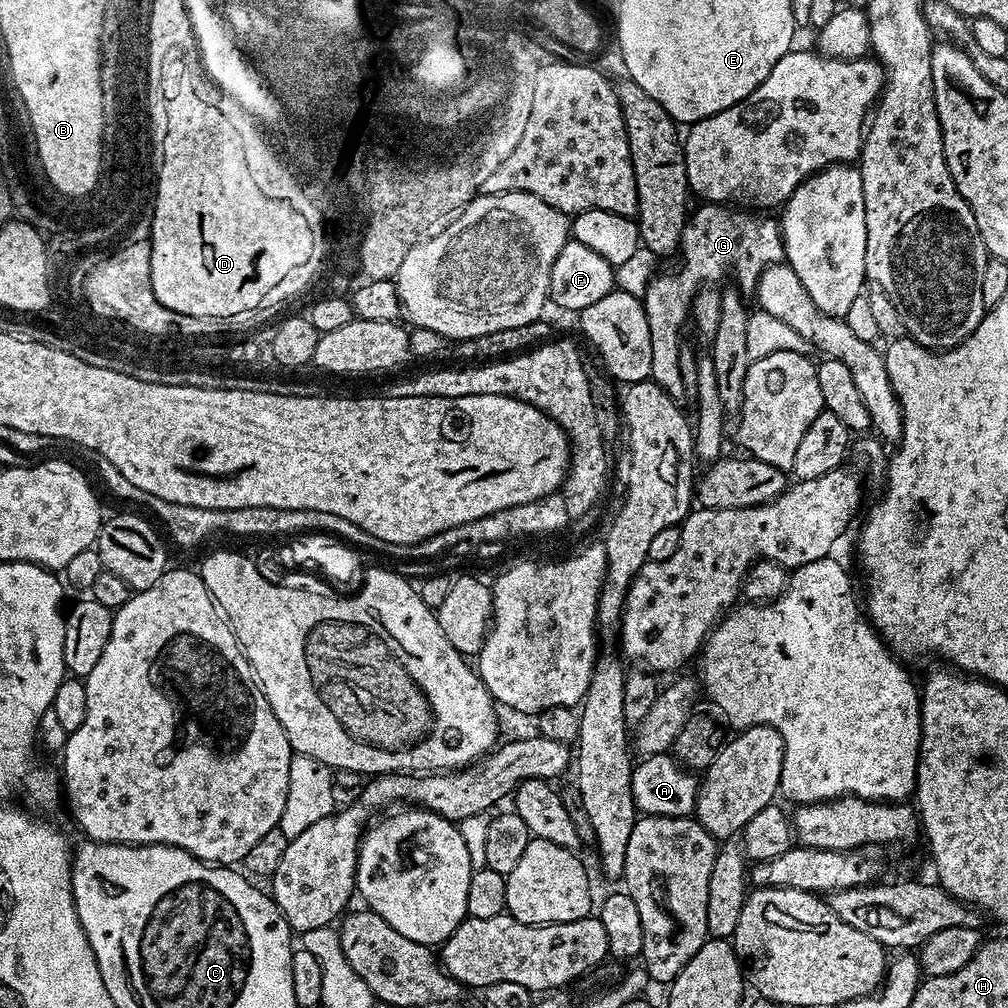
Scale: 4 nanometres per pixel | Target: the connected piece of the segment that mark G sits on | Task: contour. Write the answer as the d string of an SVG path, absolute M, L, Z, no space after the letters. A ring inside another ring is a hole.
M711 202L699 206L701 208L697 212L695 209L685 219L680 234L678 256L684 259L680 272L672 272L669 276L653 275L642 297L646 326L650 327L650 378L677 402L685 399L677 360L682 345L680 327L689 319L692 300L697 292L705 286L719 285L719 280L727 272L732 272L736 279L735 287L741 293L755 293L762 270L784 260L780 225L773 217L772 220L768 217L771 215Z

